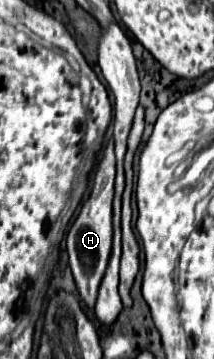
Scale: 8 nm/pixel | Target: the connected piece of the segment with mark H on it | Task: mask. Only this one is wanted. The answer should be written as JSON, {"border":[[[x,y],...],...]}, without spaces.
{"border":[[[107,141],[103,147],[103,157],[95,169],[93,185],[89,197],[83,201],[81,211],[77,219],[73,221],[69,233],[67,233],[67,253],[69,253],[69,265],[79,289],[79,295],[87,307],[95,305],[97,299],[97,287],[103,279],[103,273],[107,269],[109,253],[111,253],[111,201],[113,201],[113,181],[115,181],[115,155],[113,155],[113,141]]]}

